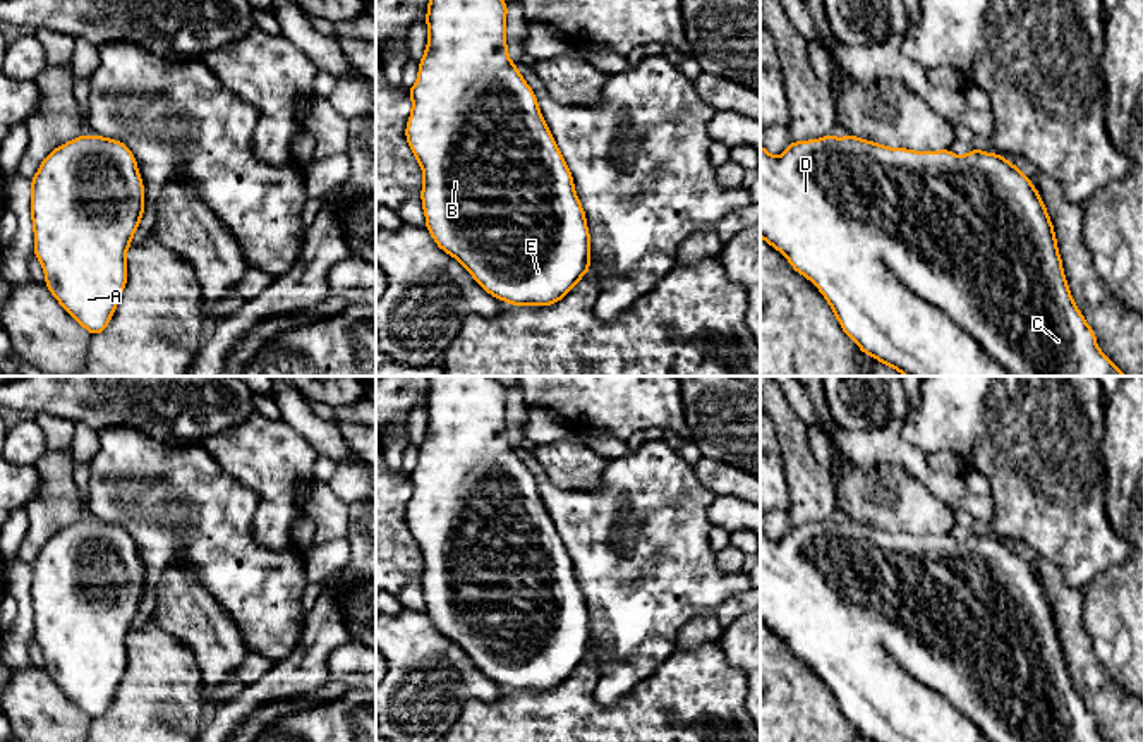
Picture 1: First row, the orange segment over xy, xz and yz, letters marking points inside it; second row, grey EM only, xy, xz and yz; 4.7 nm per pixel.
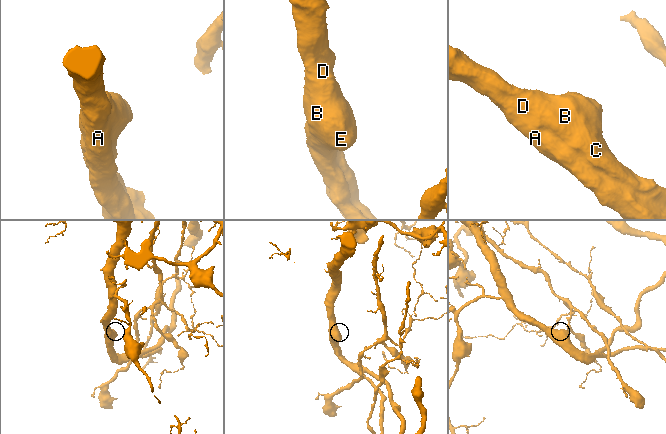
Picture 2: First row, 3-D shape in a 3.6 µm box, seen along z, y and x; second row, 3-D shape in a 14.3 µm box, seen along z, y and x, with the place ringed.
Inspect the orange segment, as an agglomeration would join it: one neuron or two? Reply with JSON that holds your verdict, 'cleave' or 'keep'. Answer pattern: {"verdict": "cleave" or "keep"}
{"verdict": "keep"}

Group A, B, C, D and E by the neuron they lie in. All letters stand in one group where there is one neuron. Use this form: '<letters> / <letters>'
A B C D E

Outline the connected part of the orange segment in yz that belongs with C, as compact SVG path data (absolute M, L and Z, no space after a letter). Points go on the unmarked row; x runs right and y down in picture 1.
M829 519L820 524L788 527L781 541L769 539L760 529L760 622L783 637L795 656L819 672L843 716L870 742L1107 742L1097 732L1095 716L1071 682L1054 610L1038 575L1014 548L1001 539L977 532L965 541L951 534L911 536L887 532L851 519L841 524Z

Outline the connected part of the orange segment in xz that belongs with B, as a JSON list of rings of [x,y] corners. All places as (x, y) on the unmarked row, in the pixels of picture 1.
[[[429,376],[427,433],[408,474],[412,498],[407,527],[419,546],[426,613],[439,634],[460,646],[474,665],[511,690],[551,690],[590,653],[590,620],[572,556],[559,538],[537,483],[506,433],[506,386],[496,376]]]

